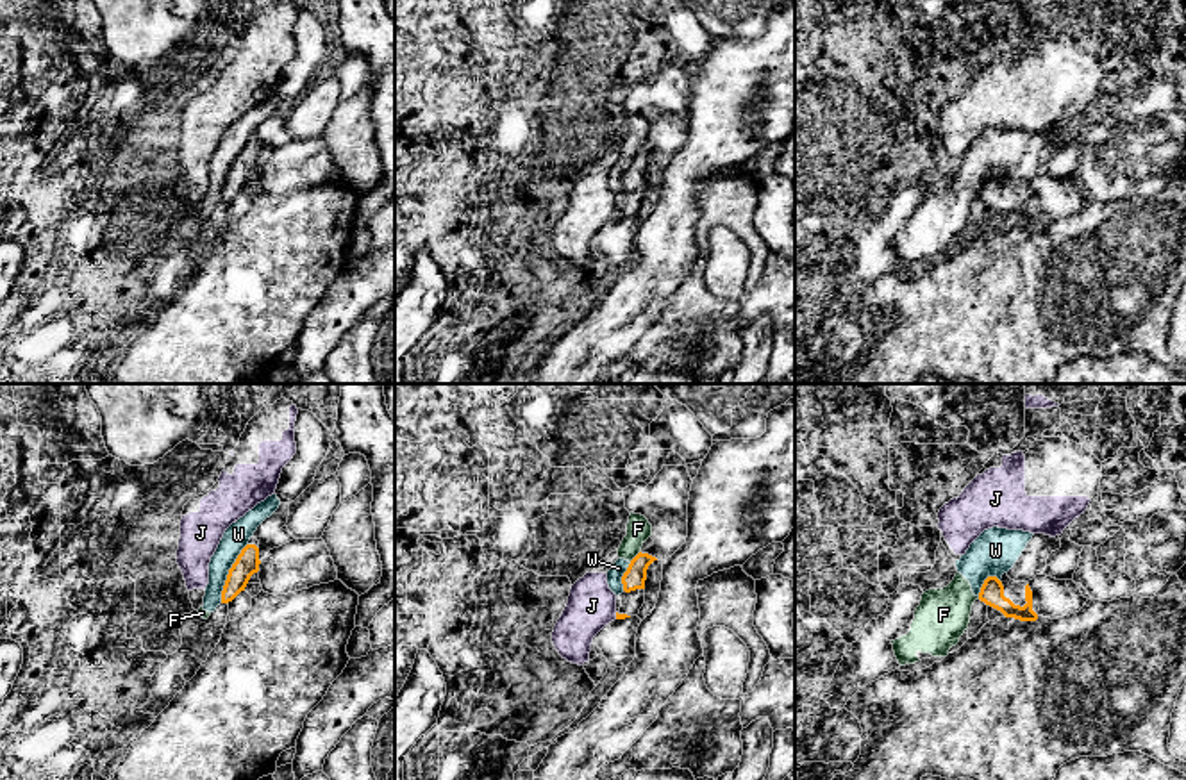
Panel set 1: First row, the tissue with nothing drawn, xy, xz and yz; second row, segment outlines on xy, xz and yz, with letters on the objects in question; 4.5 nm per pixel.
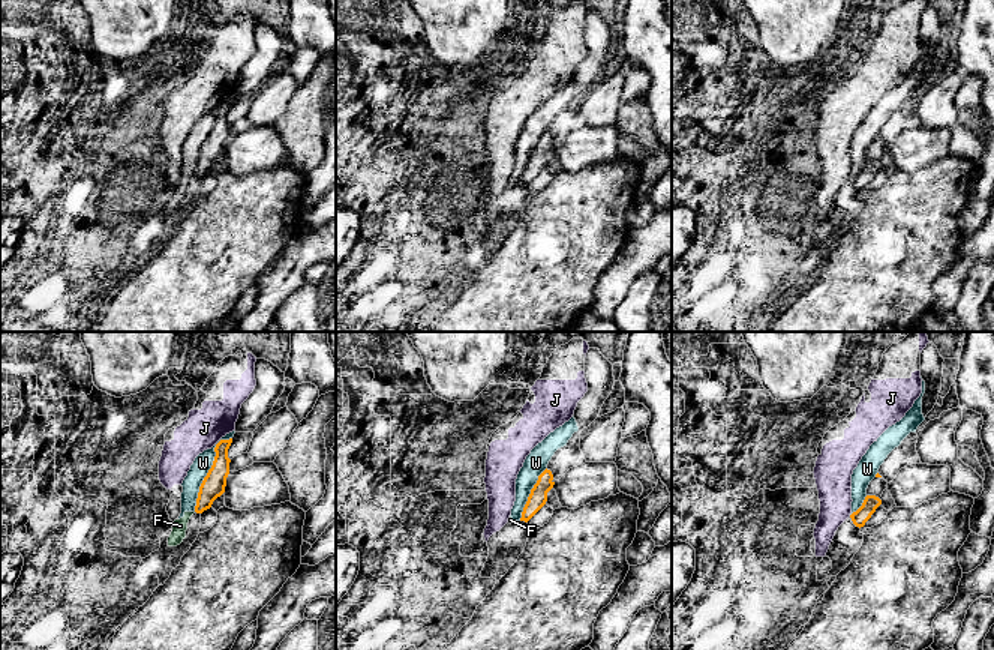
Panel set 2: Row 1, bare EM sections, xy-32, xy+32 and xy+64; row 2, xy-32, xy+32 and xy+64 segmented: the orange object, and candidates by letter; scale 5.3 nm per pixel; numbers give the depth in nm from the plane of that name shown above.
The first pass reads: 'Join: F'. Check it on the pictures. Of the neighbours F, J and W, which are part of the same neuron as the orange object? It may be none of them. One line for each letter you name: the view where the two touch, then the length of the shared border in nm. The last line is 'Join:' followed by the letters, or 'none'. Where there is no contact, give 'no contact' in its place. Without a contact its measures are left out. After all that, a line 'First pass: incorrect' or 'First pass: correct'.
Join: none
First pass: incorrect

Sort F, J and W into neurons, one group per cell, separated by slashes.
F W / J

